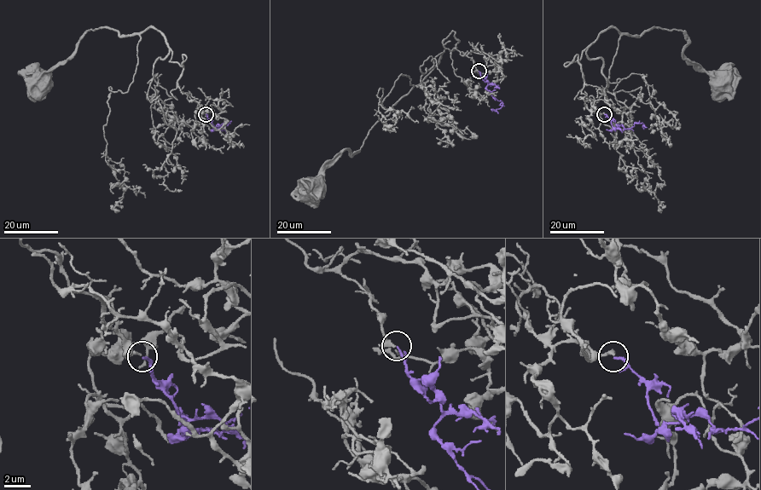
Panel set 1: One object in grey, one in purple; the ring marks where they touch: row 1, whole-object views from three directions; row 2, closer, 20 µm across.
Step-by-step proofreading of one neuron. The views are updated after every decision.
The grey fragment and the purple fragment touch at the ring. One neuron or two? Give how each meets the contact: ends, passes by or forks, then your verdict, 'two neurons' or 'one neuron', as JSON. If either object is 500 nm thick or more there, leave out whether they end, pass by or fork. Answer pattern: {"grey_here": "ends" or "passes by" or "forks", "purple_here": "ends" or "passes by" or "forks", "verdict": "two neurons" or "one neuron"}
{"grey_here": "passes by", "purple_here": "ends", "verdict": "one neuron"}

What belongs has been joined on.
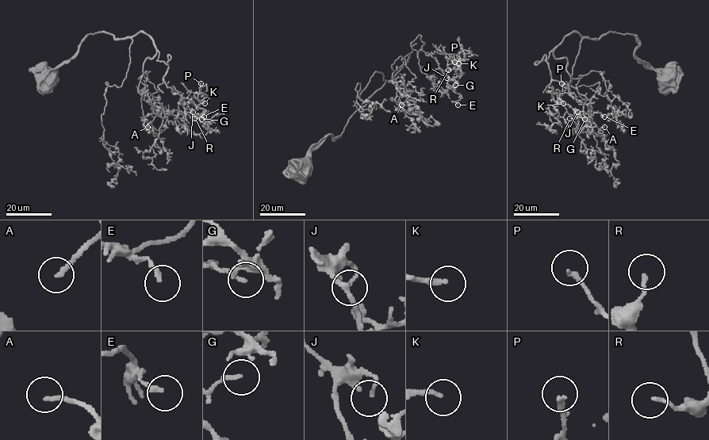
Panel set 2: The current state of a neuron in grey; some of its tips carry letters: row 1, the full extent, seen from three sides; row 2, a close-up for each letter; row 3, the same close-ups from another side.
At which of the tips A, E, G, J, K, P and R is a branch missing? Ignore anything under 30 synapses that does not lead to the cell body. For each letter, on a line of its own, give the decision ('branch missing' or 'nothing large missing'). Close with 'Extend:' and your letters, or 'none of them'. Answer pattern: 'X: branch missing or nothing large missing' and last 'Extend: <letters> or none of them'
A: branch missing
E: nothing large missing
G: nothing large missing
J: nothing large missing
K: branch missing
P: branch missing
R: nothing large missing
Extend: A, K, P

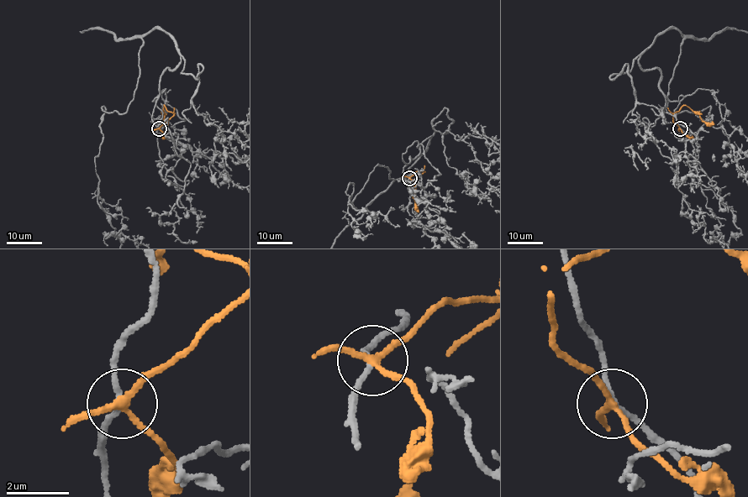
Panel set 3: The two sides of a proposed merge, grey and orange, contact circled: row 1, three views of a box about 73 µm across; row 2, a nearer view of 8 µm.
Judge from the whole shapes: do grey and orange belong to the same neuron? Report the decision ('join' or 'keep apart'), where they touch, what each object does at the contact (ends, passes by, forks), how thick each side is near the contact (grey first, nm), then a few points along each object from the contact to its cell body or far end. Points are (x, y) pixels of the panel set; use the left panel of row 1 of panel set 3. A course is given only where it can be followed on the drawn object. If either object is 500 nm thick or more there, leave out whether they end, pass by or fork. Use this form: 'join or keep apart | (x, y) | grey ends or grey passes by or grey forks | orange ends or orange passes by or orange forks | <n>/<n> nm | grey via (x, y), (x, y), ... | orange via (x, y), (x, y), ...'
keep apart | (159, 128) | grey passes by | orange forks | 160/180 nm | orange via (159, 128), (173, 116), (164, 105), (163, 120), (168, 124)

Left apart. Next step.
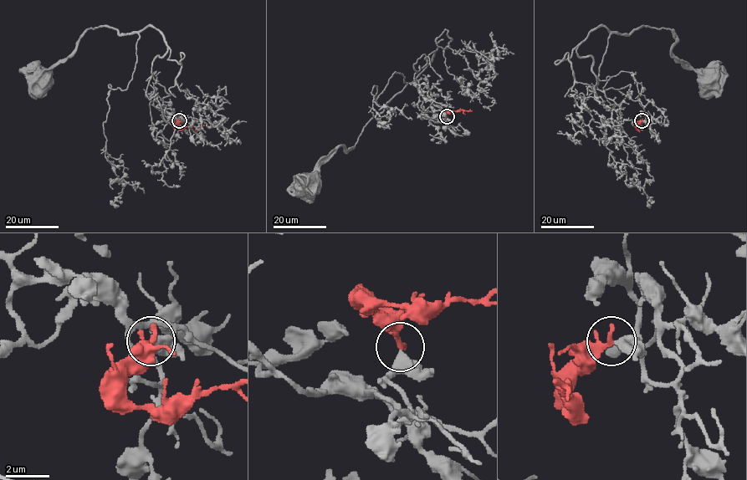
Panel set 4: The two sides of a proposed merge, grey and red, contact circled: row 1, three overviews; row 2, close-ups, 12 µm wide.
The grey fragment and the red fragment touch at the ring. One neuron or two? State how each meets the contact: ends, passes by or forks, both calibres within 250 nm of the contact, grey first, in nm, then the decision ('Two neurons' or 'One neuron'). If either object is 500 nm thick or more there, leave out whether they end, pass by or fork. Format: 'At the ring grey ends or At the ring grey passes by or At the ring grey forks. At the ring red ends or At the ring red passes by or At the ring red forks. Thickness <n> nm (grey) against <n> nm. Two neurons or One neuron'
At the ring grey passes by. At the ring red ends. Thickness 360 nm (grey) against 340 nm. One neuron

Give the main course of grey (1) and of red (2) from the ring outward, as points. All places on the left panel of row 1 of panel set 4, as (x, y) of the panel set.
1: (179, 120), (165, 121), (153, 104), (156, 71), (146, 80), (167, 47), (150, 26), (89, 28), (46, 79)
2: (179, 120), (176, 128), (191, 125), (200, 128), (202, 124)

